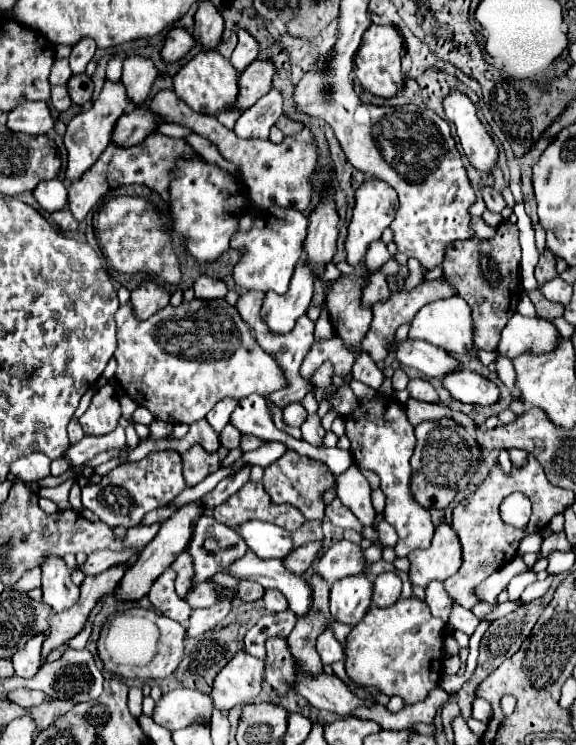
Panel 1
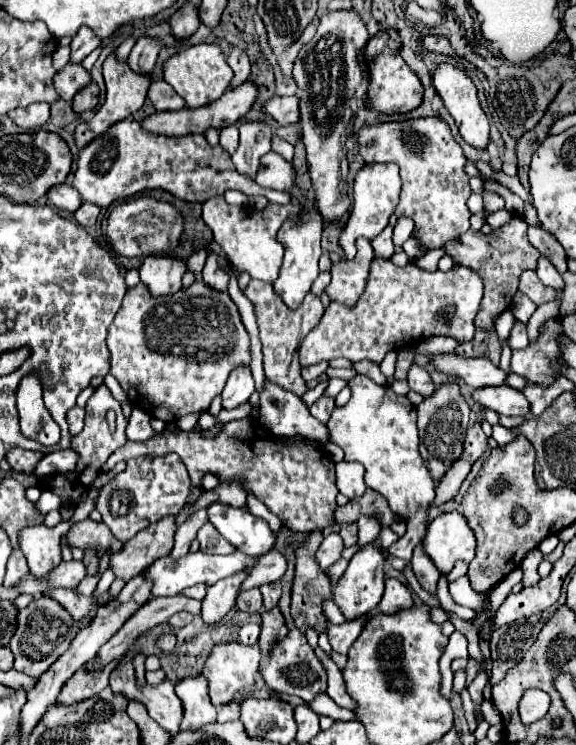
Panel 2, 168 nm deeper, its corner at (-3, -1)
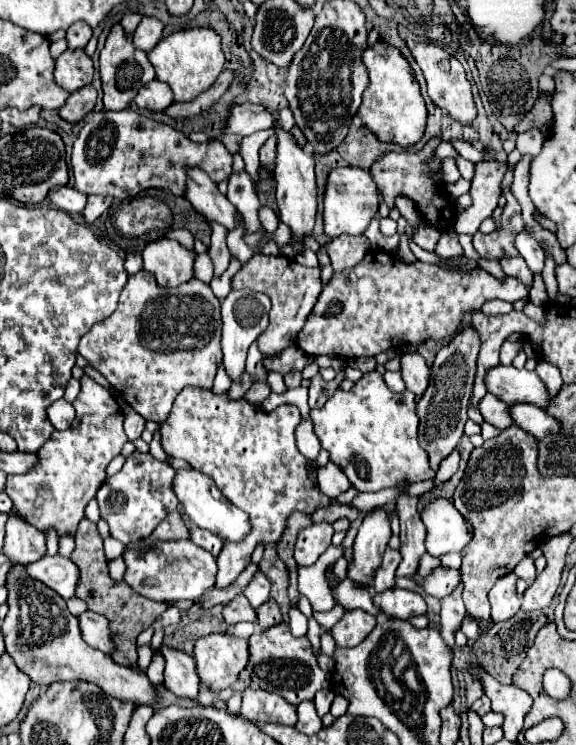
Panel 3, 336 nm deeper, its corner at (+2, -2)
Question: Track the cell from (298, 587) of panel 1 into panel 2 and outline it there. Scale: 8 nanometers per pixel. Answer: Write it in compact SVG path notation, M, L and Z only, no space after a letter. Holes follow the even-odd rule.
M235 550L233 554L227 554L227 556L213 556L213 554L205 554L205 552L195 552L195 554L189 552L187 556L183 556L179 560L173 560L173 556L157 558L151 566L147 566L143 570L143 576L153 582L153 588L151 588L153 596L175 596L175 594L181 594L185 588L191 588L195 584L213 586L217 580L227 578L227 576L235 574L237 570L249 572L253 568L253 562L255 562L255 558L249 558L247 554L241 554L239 550Z

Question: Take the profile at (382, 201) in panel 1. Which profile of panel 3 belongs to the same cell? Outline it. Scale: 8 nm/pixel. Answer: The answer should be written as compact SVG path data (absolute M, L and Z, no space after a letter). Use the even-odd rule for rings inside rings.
M338 167L330 173L324 193L324 233L334 239L338 235L362 235L376 217L380 205L380 189L372 175L360 167Z

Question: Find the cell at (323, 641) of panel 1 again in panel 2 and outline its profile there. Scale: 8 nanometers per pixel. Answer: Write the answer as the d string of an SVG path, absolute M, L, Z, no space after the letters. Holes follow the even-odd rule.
M365 614L361 618L355 618L355 620L347 620L339 626L329 626L329 642L331 642L333 650L339 652L339 654L347 654L349 648L353 646L353 642L363 632L363 626L365 626L367 618L369 618L369 614Z

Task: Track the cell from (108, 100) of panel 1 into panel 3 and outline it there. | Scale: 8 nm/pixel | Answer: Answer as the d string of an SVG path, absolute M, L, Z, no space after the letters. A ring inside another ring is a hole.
M114 25L108 39L106 39L106 45L104 49L100 51L100 59L98 59L98 71L102 75L102 89L104 89L104 109L114 109L114 111L120 111L120 109L126 109L134 97L136 97L136 91L140 87L144 87L146 83L150 83L154 79L154 67L152 63L148 61L146 53L136 49L132 45L132 35L126 35L122 25Z

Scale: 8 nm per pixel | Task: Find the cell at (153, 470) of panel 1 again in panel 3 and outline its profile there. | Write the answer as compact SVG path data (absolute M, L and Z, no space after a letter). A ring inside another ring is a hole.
M134 451L124 467L102 483L100 491L96 493L100 515L110 525L110 537L122 541L122 543L136 543L144 537L148 537L156 525L170 513L176 511L176 495L172 495L172 479L176 477L176 469L172 469L168 463L162 463L154 459L150 453L138 453Z

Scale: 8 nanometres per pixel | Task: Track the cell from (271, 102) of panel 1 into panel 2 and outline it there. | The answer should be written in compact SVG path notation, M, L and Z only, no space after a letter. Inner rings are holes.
M243 122L239 132L241 142L231 160L239 174L255 178L261 156L271 150L271 128L263 122Z

